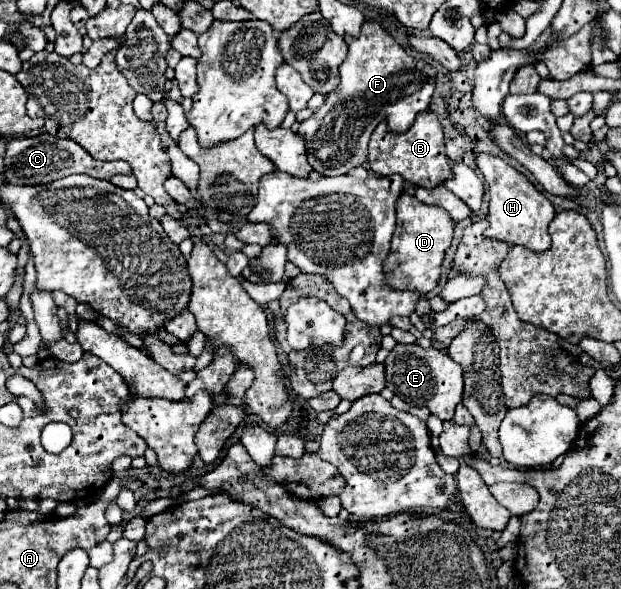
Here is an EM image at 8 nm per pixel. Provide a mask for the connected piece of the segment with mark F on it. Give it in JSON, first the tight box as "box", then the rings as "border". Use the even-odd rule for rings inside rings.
{"box":[297,22,435,176],"border":[[[365,22],[361,28],[361,36],[345,36],[345,42],[349,46],[349,54],[339,68],[341,82],[337,90],[331,92],[323,106],[309,120],[301,122],[297,130],[297,134],[305,138],[307,158],[311,166],[323,176],[343,176],[351,168],[363,166],[363,162],[367,160],[367,144],[377,124],[383,122],[385,116],[393,116],[393,134],[403,134],[413,124],[415,116],[429,108],[435,90],[435,68],[429,66],[425,60],[407,56],[407,52],[377,22]]]}

